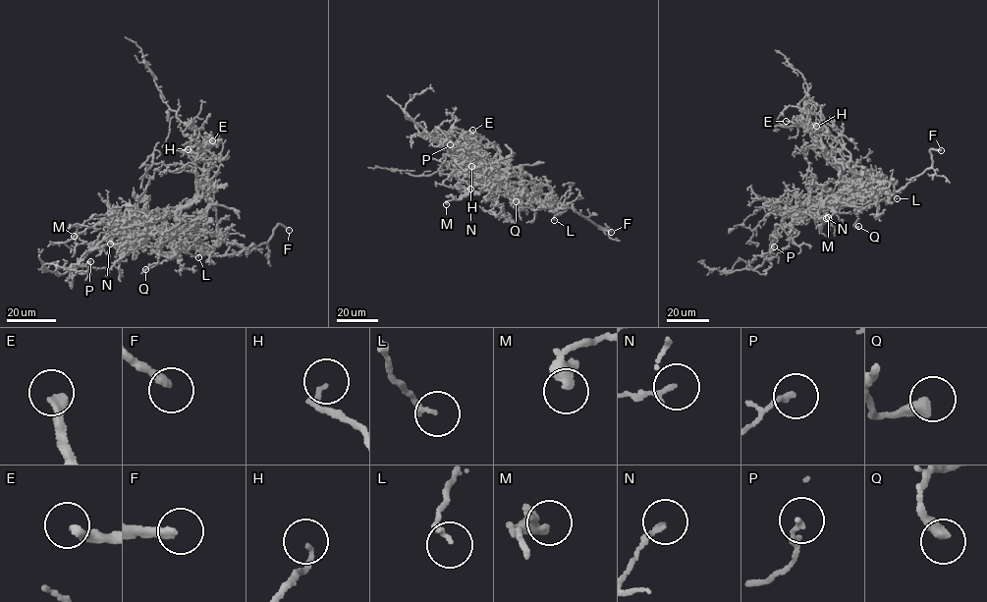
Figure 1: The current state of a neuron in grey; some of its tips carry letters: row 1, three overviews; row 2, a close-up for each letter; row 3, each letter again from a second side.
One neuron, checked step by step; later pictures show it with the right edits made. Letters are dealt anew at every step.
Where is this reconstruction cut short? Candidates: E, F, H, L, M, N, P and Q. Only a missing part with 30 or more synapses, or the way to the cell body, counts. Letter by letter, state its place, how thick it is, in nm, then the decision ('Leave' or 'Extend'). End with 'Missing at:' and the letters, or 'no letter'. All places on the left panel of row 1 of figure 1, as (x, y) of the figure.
E: Place: (212, 140). Thickness 320 nm. Extend
F: Place: (289, 230). Thickness 300 nm. Extend
H: Place: (188, 149). Thickness 160 nm. Extend
L: Place: (198, 257). Thickness 150 nm. Leave
M: Place: (74, 236). Thickness 500 nm. Leave
N: Place: (110, 244). Thickness 140 nm. Leave
P: Place: (90, 261). Thickness 160 nm. Leave
Q: Place: (145, 269). Thickness 400 nm. Leave
Missing at: E, F, H

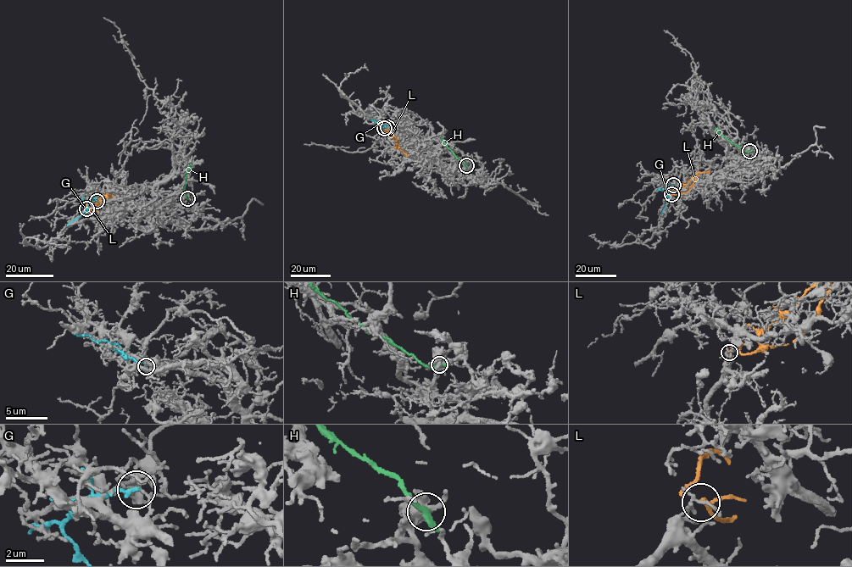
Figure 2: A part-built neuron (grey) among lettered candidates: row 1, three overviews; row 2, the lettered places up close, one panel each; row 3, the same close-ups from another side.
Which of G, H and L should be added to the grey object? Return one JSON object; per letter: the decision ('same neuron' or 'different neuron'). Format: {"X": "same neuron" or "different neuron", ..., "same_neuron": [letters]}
{"G": "different neuron", "H": "different neuron", "L": "different neuron", "same_neuron": []}

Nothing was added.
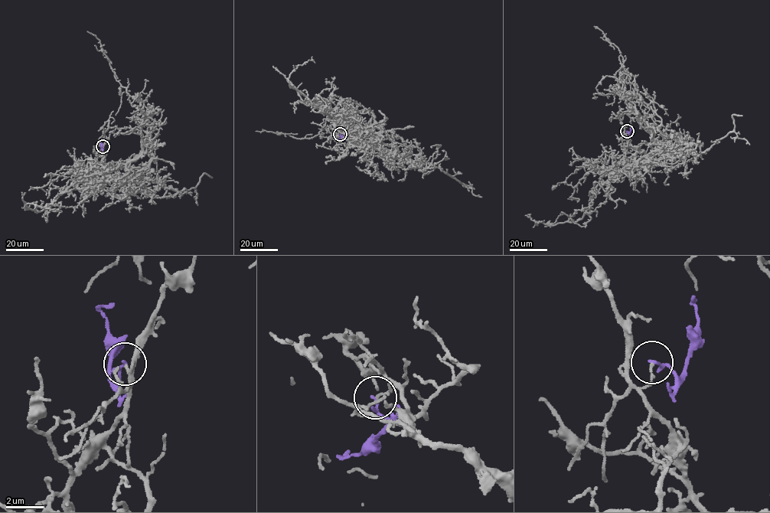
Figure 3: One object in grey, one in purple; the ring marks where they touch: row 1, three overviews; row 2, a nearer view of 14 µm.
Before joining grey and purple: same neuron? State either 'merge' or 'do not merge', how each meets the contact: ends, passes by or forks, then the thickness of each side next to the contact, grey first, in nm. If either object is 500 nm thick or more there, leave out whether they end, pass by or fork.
do not merge; grey ends there; purple ends there; 120 nm thick on the grey side, 150 nm on the other

